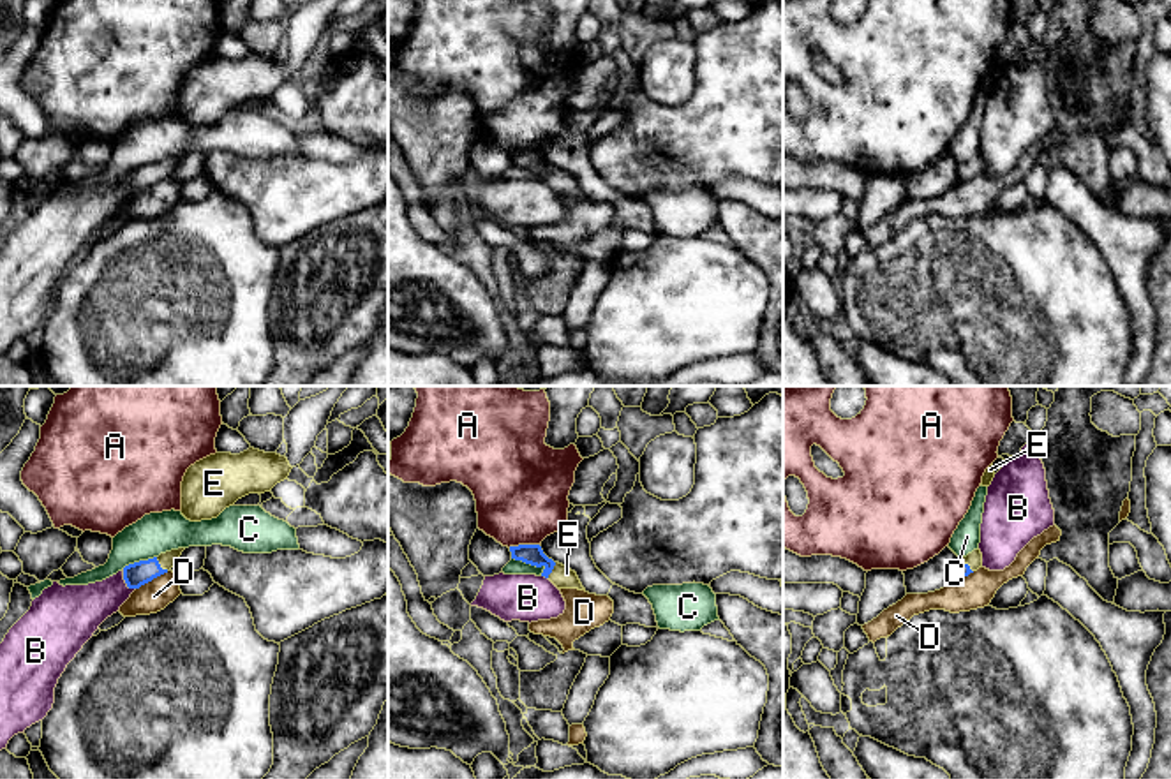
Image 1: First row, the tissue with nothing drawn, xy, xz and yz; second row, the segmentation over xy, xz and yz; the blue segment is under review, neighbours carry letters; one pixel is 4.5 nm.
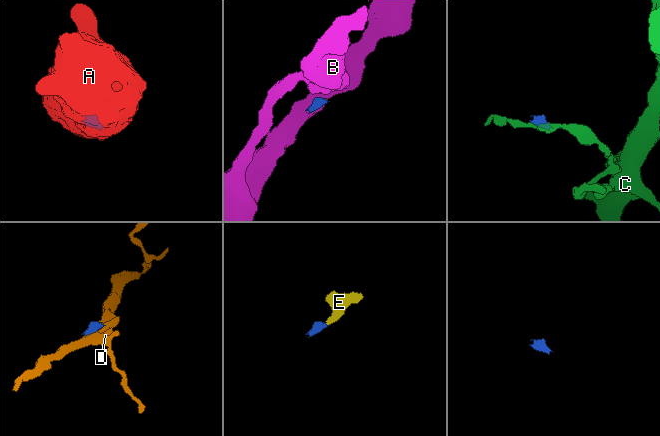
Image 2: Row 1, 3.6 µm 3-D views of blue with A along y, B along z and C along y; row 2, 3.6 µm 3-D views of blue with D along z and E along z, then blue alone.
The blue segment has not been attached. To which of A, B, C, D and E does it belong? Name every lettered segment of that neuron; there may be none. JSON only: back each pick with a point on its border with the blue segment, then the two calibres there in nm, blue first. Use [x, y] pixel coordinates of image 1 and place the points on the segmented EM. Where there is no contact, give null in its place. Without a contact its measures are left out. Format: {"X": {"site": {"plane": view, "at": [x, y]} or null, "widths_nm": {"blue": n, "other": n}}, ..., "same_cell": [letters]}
{"E": {"site": {"plane": "xy", "at": [159, 566]}, "widths_nm": {"blue": 110, "other": 70}}, "same_cell": ["E"]}

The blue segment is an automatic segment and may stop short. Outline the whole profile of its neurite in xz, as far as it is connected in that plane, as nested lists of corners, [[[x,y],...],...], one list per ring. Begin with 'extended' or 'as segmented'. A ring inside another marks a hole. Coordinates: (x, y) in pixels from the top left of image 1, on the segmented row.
extended; [[[518,545],[518,546],[510,546],[511,559],[522,560],[526,564],[536,566],[536,568],[545,568],[541,576],[548,578],[557,589],[578,589],[586,590],[577,576],[575,571],[570,568],[554,562],[548,559],[540,545]]]

